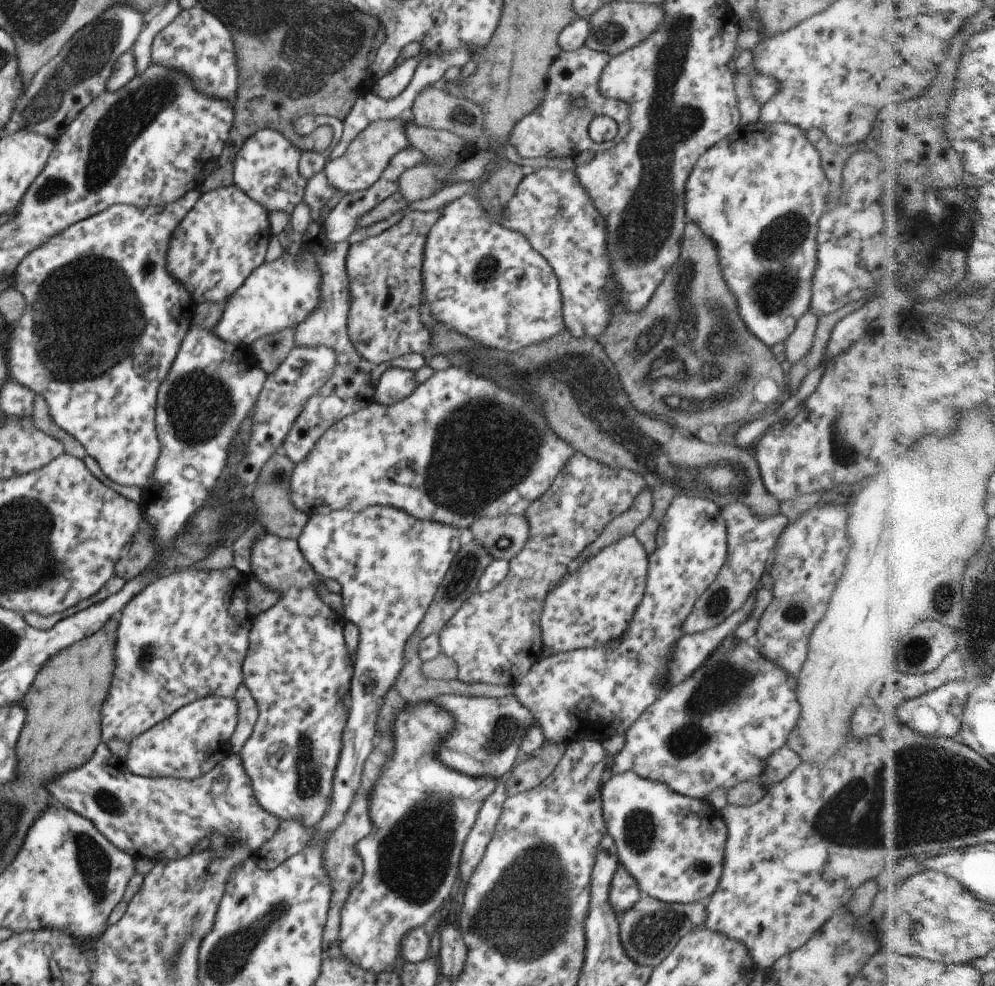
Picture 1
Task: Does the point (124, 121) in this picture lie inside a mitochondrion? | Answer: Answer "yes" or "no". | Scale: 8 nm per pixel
yes

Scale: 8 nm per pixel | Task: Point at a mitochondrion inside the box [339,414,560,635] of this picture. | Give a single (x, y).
(462, 575)

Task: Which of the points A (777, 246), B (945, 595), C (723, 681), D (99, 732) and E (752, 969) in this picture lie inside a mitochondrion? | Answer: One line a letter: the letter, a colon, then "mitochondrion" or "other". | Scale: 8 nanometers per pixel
A: mitochondrion
B: mitochondrion
C: mitochondrion
D: other
E: other

